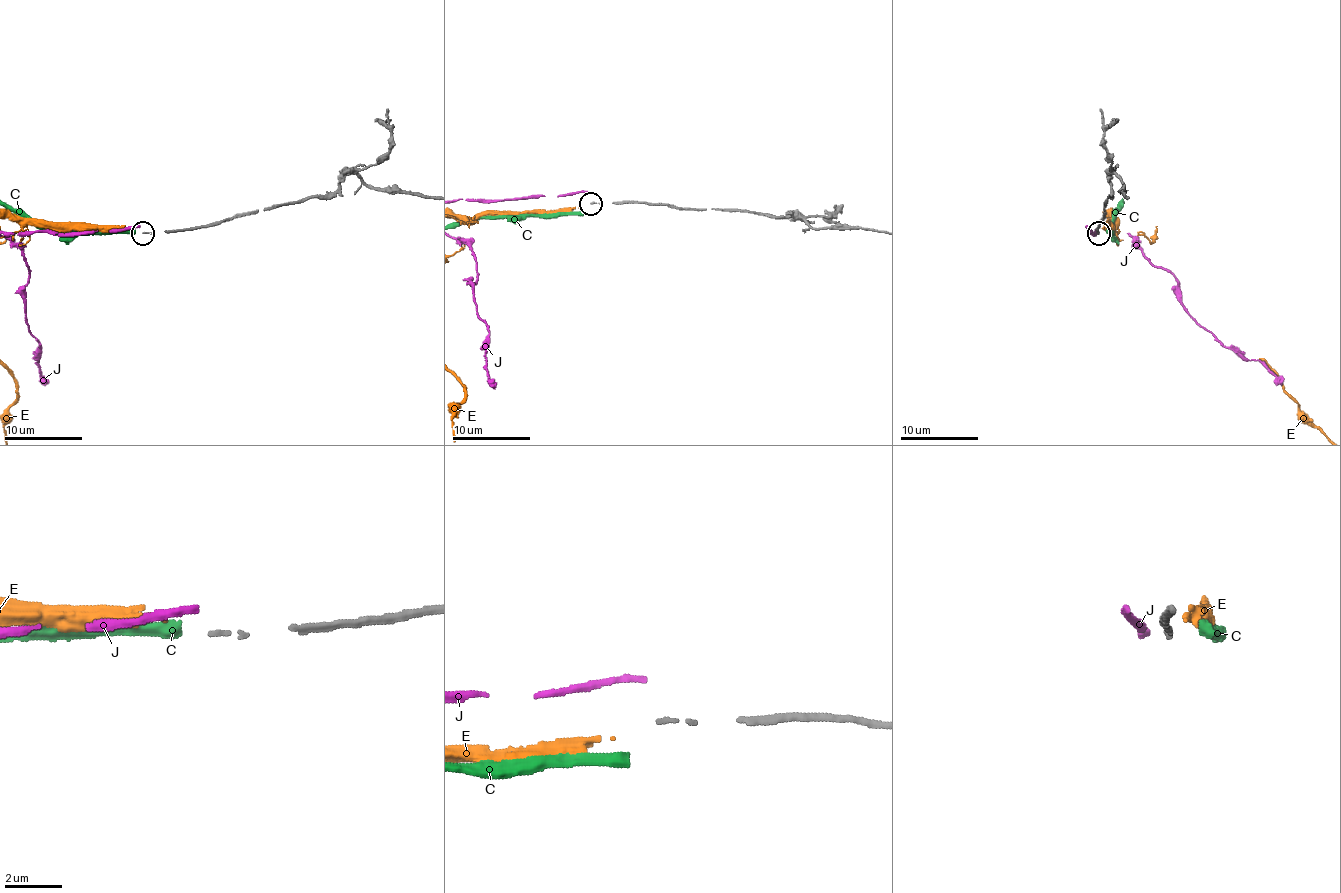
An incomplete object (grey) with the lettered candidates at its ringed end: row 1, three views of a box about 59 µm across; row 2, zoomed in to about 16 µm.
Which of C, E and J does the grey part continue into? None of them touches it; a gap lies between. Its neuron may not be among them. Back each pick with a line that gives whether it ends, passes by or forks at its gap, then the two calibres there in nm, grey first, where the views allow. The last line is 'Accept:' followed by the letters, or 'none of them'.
Accept: none of them

